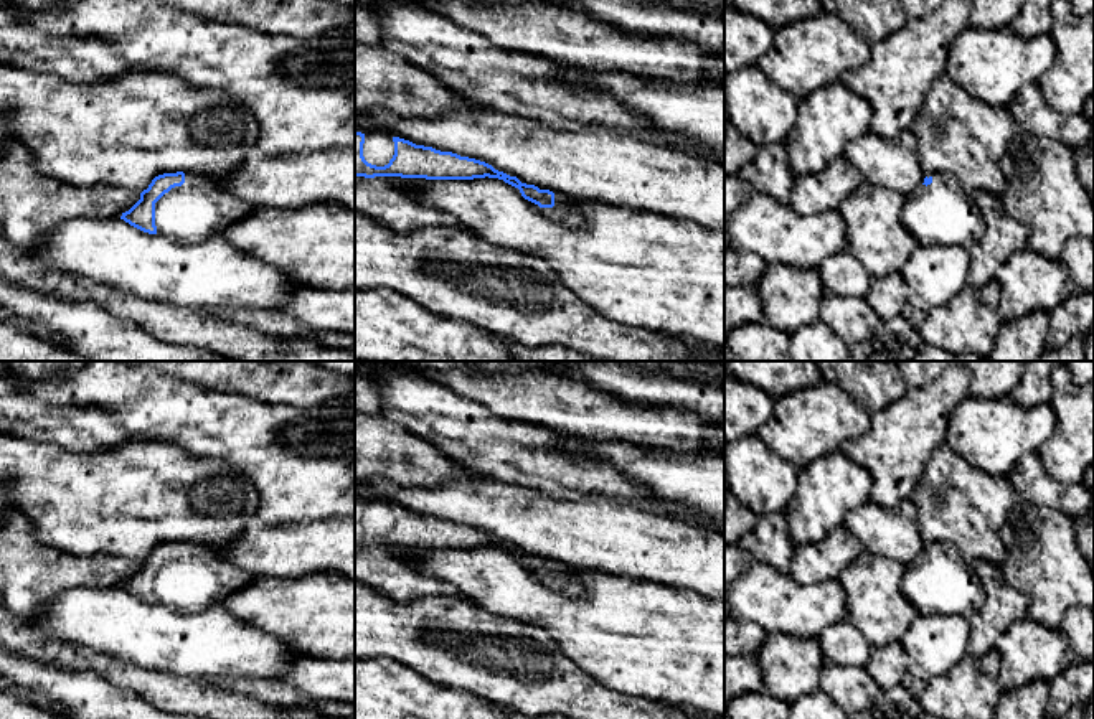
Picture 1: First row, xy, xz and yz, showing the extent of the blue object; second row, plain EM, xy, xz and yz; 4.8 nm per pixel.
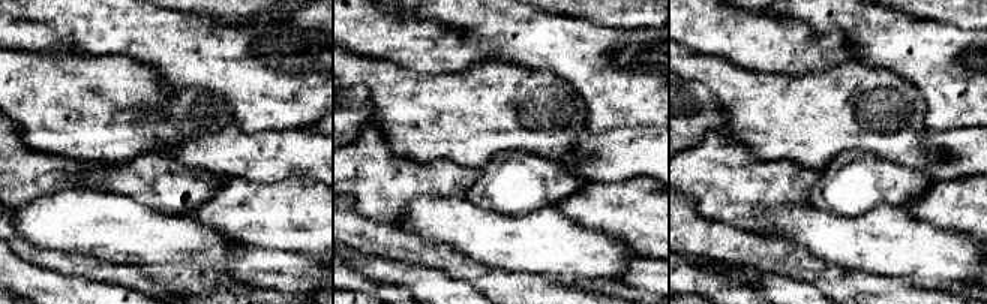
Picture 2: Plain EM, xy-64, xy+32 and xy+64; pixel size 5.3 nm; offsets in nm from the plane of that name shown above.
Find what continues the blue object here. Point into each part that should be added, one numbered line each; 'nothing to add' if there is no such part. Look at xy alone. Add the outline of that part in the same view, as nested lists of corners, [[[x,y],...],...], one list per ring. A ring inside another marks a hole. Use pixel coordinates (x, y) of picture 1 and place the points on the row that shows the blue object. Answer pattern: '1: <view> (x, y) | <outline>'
1: xy (200, 208) | [[[185,173],[185,183],[155,203],[157,234],[196,244],[221,234],[254,208],[205,175]]]

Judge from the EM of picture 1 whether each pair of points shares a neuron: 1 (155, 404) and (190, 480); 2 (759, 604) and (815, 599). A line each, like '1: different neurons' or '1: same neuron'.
1: different neurons
2: same neuron

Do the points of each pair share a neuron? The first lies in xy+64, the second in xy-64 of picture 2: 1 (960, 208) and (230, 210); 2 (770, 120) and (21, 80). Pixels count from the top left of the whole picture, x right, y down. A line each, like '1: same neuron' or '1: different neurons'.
1: same neuron
2: same neuron

